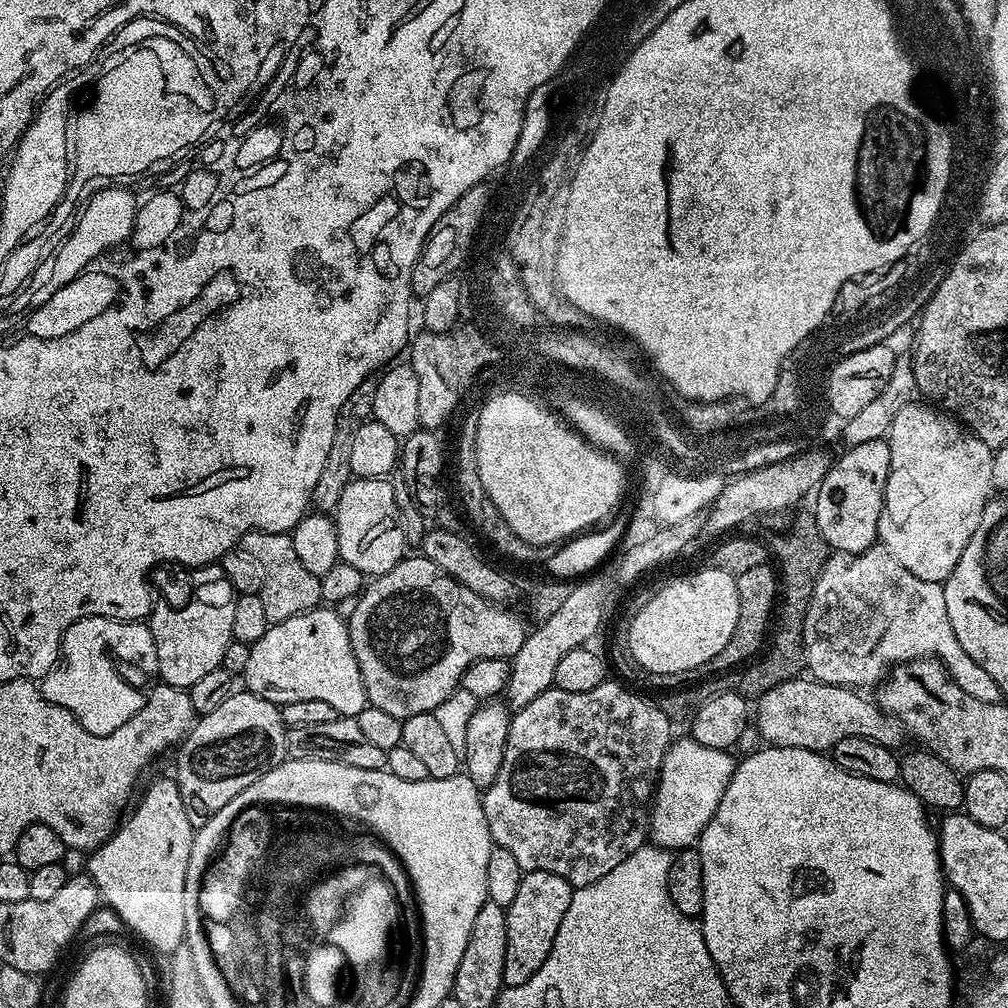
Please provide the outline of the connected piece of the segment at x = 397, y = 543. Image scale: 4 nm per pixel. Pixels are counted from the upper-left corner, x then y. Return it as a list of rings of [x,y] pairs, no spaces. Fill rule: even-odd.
[[[354,478],[350,481],[346,490],[342,490],[342,498],[335,506],[334,519],[340,559],[350,562],[350,566],[355,566],[357,570],[362,570],[365,577],[375,578],[386,574],[394,570],[397,562],[405,559],[403,519],[394,500],[394,490],[387,479]]]

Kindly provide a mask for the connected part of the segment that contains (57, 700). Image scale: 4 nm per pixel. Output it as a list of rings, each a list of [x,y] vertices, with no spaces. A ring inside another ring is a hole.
[[[87,616],[74,622],[63,636],[61,658],[56,668],[43,677],[40,689],[48,702],[70,710],[74,718],[90,734],[114,734],[122,722],[130,722],[142,710],[144,697],[158,676],[158,650],[154,650],[154,634],[147,623],[134,620],[115,620],[109,616]]]

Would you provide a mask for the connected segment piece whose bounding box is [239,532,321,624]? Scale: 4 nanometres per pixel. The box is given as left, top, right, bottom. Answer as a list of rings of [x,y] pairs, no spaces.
[[[247,532],[240,539],[239,547],[250,550],[262,562],[262,567],[266,569],[266,578],[262,582],[260,598],[263,609],[266,610],[266,618],[269,624],[286,622],[286,618],[294,618],[303,612],[309,612],[310,609],[317,607],[321,603],[320,598],[320,578],[310,574],[306,566],[302,566],[302,561],[298,559],[298,553],[294,550],[294,542],[291,535],[287,532]]]

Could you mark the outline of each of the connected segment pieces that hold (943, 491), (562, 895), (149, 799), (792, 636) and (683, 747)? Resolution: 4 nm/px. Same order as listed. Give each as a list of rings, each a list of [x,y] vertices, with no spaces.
[[[924,402],[902,406],[886,439],[890,446],[890,474],[886,478],[882,514],[878,518],[879,543],[894,554],[910,574],[926,582],[943,584],[954,566],[958,566],[966,542],[970,542],[974,530],[978,530],[978,522],[982,522],[982,510],[990,503],[991,496],[988,495],[994,492],[993,449],[969,432],[959,420]]]
[[[546,870],[524,873],[522,882],[518,882],[518,895],[506,909],[506,962],[502,966],[504,988],[522,986],[522,982],[530,982],[530,978],[542,970],[542,962],[546,962],[546,954],[550,954],[550,946],[554,946],[558,926],[562,926],[573,891],[566,878],[558,878],[558,874]]]
[[[175,779],[156,780],[144,792],[140,805],[117,827],[112,837],[87,857],[87,875],[96,883],[103,903],[125,925],[129,924],[146,943],[160,952],[171,954],[184,943],[186,930],[186,862],[190,862],[193,827],[182,806],[182,794]]]
[[[811,511],[794,517],[784,536],[776,536],[770,540],[770,547],[778,569],[778,615],[775,617],[774,631],[770,636],[770,647],[763,653],[764,660],[757,659],[749,663],[740,676],[738,691],[749,702],[759,700],[762,694],[766,694],[766,690],[774,690],[774,686],[782,682],[797,679],[805,671],[804,615],[816,579],[820,577],[820,571],[830,555],[826,538],[822,538],[818,522]]]
[[[691,738],[673,739],[664,755],[650,805],[648,834],[655,847],[683,850],[699,841],[710,818],[714,818],[714,810],[718,810],[718,802],[722,802],[722,794],[726,794],[726,786],[736,769],[737,761],[732,760],[732,755],[731,751],[702,746]]]

